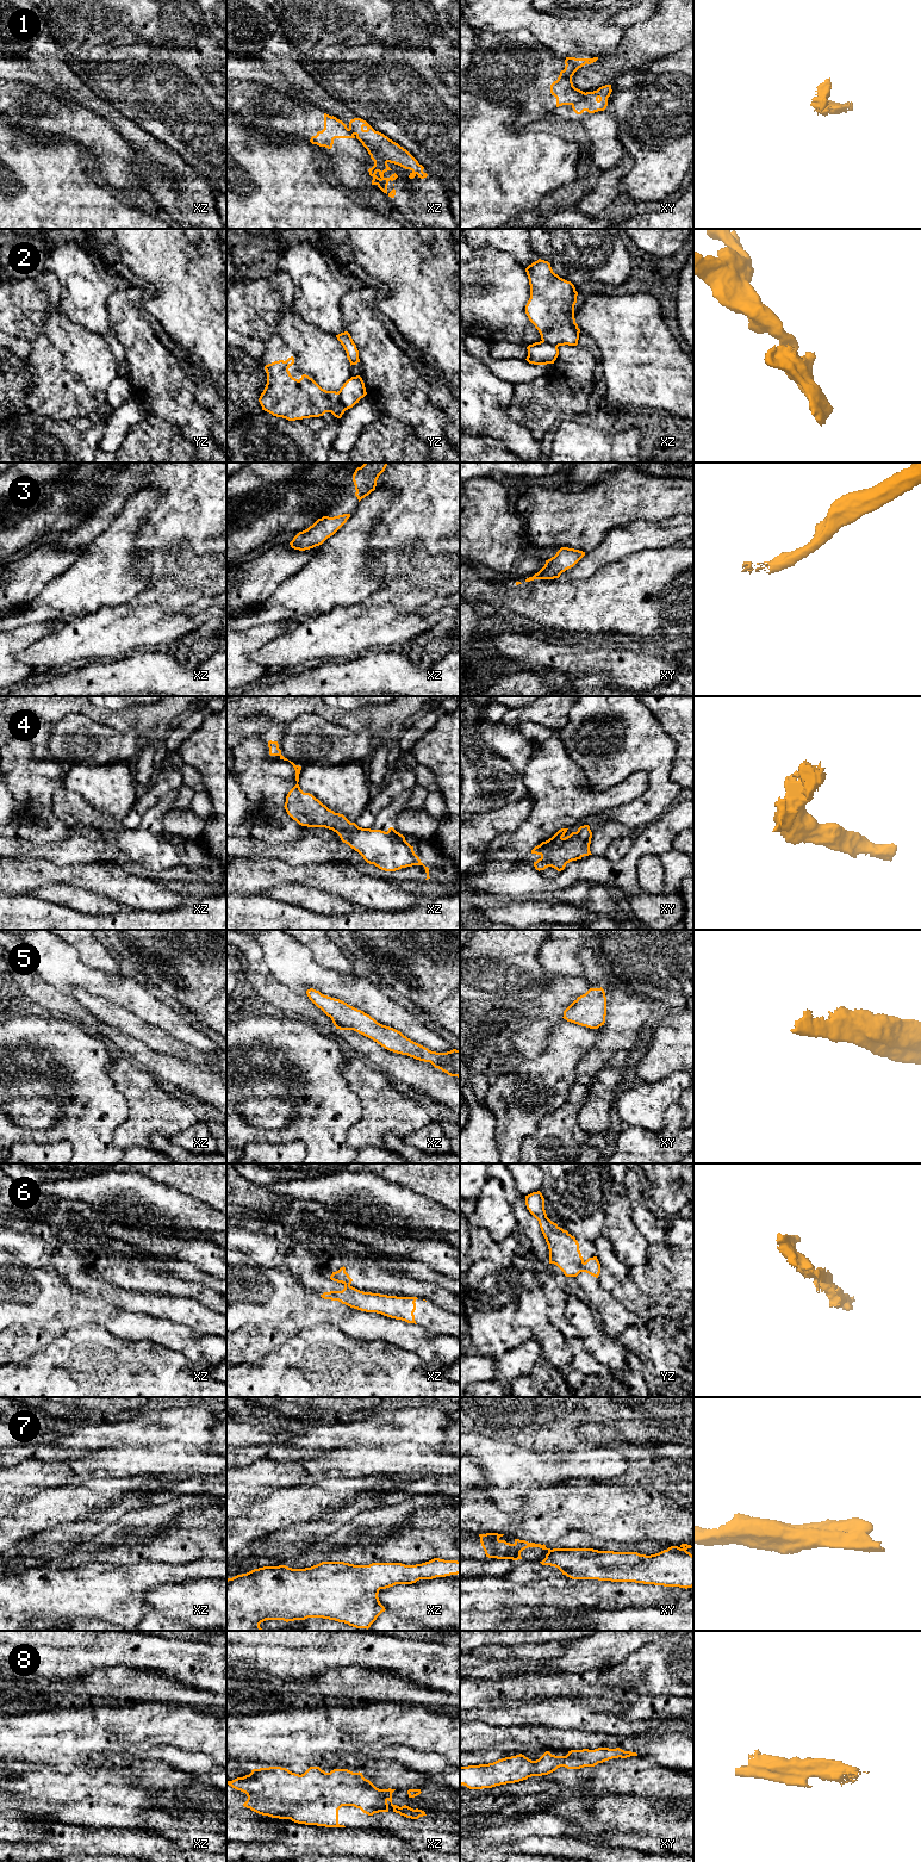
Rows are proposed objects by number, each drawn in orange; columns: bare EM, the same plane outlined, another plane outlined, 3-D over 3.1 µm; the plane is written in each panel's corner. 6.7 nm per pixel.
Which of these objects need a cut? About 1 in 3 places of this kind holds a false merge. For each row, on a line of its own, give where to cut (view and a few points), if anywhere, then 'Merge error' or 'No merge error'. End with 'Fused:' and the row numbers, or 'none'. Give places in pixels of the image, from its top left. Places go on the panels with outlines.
1: Split along xy (585, 93), (579, 101), (572, 105). Merge error
2: Split along yz (337, 392), (344, 410). Merge error
3: No split. No merge error
4: No split. No merge error
5: No split. No merge error
6: Split along yz (584, 1262), (579, 1271). Merge error
7: No split. No merge error
8: No split. No merge error
Fused: 1, 2, 6

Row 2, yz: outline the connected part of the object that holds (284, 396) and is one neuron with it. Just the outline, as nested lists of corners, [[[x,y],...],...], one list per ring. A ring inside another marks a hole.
[[[291,356],[265,366],[267,384],[259,398],[262,410],[288,421],[319,417],[325,412],[341,418],[346,410],[340,393],[322,389],[306,374],[299,380],[293,378],[288,371],[293,364]]]

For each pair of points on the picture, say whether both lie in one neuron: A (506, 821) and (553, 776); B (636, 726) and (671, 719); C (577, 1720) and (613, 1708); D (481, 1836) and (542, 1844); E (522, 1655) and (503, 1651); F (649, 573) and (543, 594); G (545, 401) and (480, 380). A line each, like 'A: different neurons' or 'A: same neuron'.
A: different neurons
B: different neurons
C: same neuron
D: different neurons
E: same neuron
F: same neuron
G: different neurons

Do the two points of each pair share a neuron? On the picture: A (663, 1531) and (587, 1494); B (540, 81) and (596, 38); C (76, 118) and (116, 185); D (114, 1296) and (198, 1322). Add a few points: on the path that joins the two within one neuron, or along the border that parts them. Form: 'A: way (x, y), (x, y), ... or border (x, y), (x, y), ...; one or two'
A: way (643, 1515), (622, 1515), (607, 1512); one
B: border (547, 47), (566, 56); two
C: way (89, 135), (99, 144), (101, 168); one
D: way (135, 1302), (178, 1309); one

